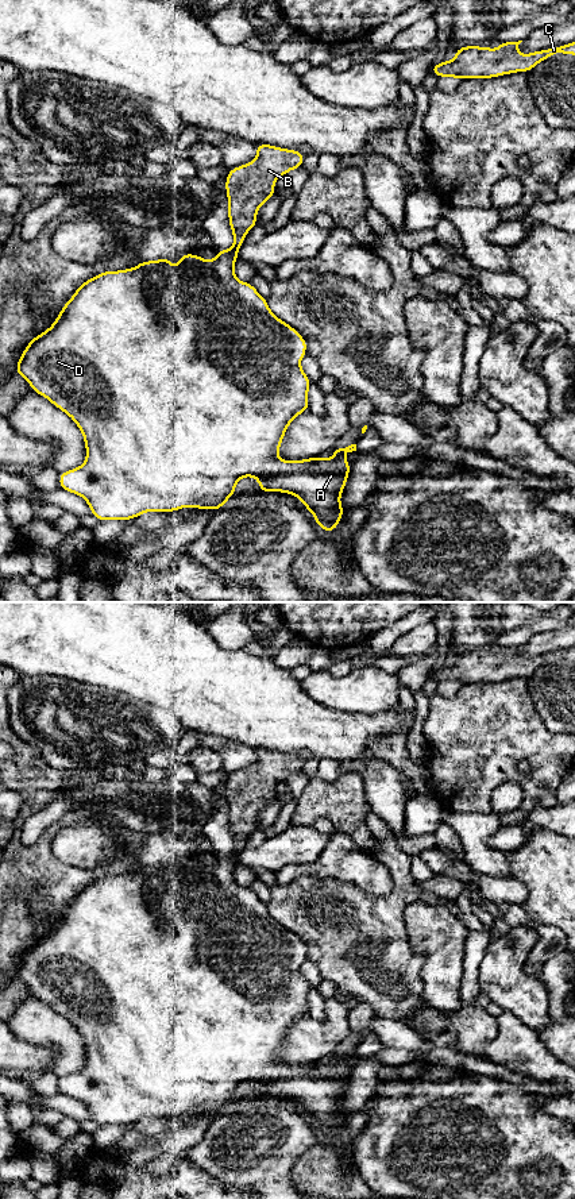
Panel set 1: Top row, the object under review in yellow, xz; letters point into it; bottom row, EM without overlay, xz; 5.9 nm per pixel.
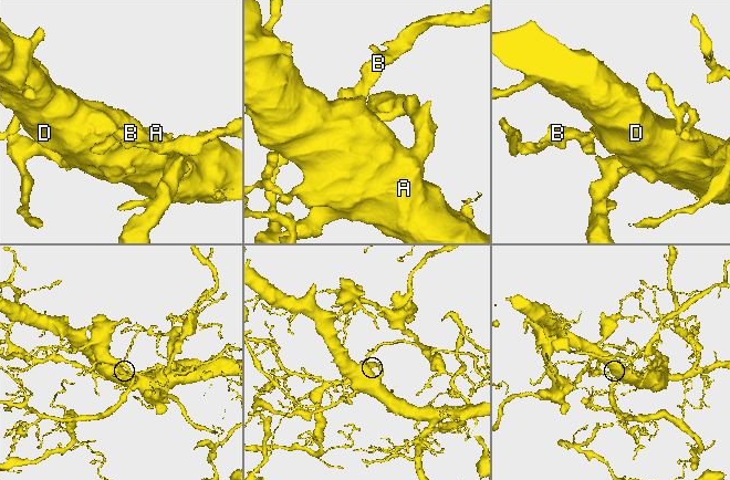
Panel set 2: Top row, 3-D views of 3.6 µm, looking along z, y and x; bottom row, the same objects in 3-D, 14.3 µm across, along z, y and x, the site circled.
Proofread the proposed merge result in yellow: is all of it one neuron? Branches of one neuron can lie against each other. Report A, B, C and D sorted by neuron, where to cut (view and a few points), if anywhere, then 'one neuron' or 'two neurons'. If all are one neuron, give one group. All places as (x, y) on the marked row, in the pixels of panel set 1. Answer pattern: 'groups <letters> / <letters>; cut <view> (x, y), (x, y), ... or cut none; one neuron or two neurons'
groups A D / B C; cut xz (228, 250), (236, 257); two neurons

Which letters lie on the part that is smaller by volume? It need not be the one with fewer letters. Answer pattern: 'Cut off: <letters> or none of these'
Cut off: B, C

